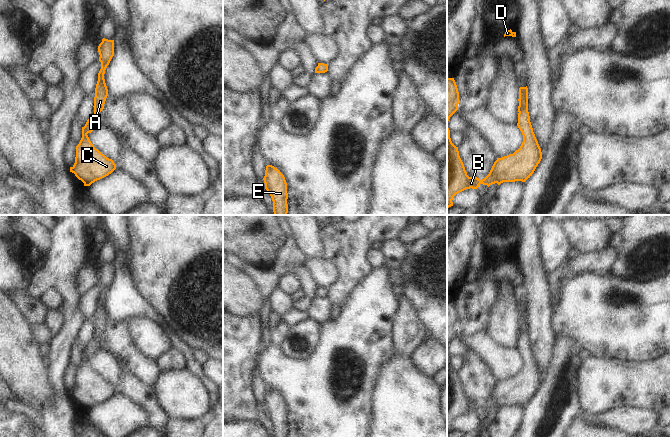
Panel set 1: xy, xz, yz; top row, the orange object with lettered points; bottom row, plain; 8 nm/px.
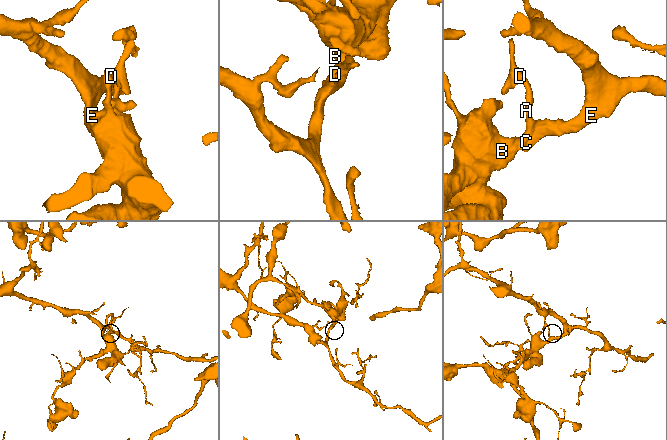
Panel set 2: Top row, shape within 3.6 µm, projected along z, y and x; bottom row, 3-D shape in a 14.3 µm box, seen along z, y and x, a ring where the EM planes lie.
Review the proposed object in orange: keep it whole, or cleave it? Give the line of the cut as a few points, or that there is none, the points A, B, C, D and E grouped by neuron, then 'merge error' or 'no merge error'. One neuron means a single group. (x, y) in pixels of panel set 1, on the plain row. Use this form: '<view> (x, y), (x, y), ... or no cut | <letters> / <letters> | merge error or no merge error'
no cut | A B C D E | no merge error

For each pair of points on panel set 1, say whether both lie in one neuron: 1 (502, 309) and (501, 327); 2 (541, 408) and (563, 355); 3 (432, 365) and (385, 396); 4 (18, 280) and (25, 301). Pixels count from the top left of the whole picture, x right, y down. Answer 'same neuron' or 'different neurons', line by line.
1: same neuron
2: same neuron
3: different neurons
4: different neurons

